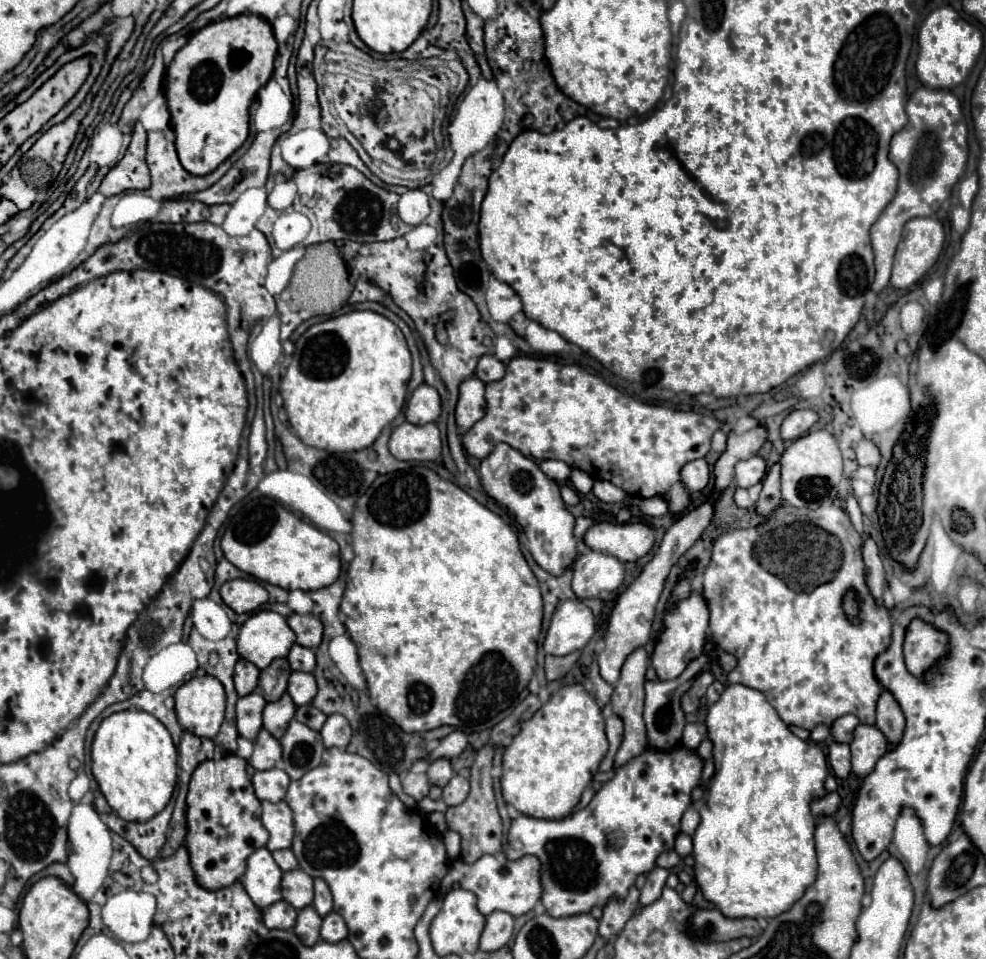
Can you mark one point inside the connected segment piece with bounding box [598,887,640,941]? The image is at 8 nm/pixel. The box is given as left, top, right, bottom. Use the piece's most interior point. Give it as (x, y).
(616, 913)

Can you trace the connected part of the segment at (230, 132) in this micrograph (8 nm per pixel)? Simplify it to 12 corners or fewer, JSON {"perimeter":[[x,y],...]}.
{"perimeter":[[266,19],[200,29],[168,67],[182,167],[212,173],[248,137],[274,69]]}

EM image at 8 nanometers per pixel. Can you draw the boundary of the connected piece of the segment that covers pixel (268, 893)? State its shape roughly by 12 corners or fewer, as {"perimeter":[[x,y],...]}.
{"perimeter":[[266,847],[248,857],[240,877],[266,909],[282,899],[282,869]]}

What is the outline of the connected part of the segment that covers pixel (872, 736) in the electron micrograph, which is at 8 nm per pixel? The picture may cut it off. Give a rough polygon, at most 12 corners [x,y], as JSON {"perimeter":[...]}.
{"perimeter":[[858,725],[850,741],[852,771],[866,777],[888,751],[886,737]]}

